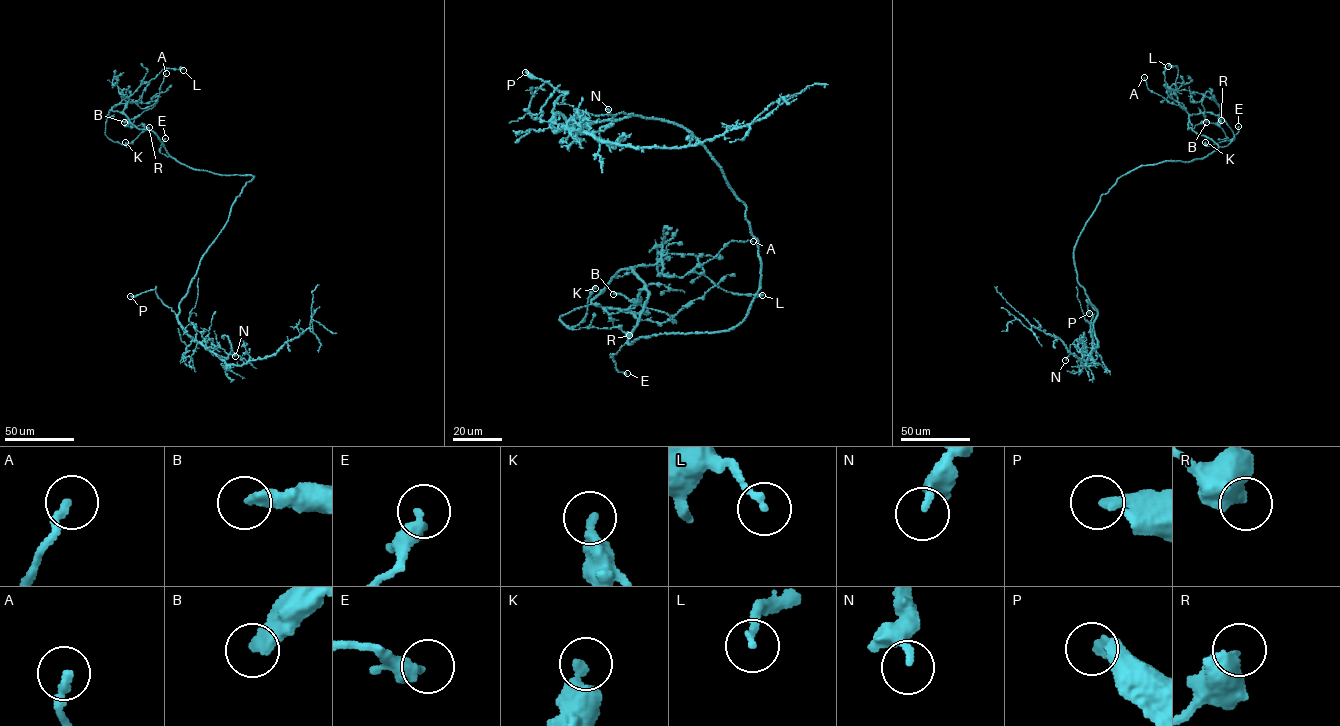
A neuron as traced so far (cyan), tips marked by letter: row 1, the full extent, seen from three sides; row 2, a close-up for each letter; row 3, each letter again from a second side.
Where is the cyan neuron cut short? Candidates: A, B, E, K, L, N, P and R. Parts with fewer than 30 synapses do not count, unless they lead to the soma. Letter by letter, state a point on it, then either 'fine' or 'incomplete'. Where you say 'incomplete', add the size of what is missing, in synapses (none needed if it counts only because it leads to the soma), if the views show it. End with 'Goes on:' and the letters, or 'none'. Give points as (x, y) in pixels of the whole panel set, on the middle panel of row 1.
A: (753, 241) | fine
B: (613, 294) | fine
E: (627, 373) | fine
K: (595, 288) | fine
L: (762, 295) | fine
N: (608, 109) | fine
P: (525, 72) | incomplete
R: (629, 335) | fine
Goes on: P

